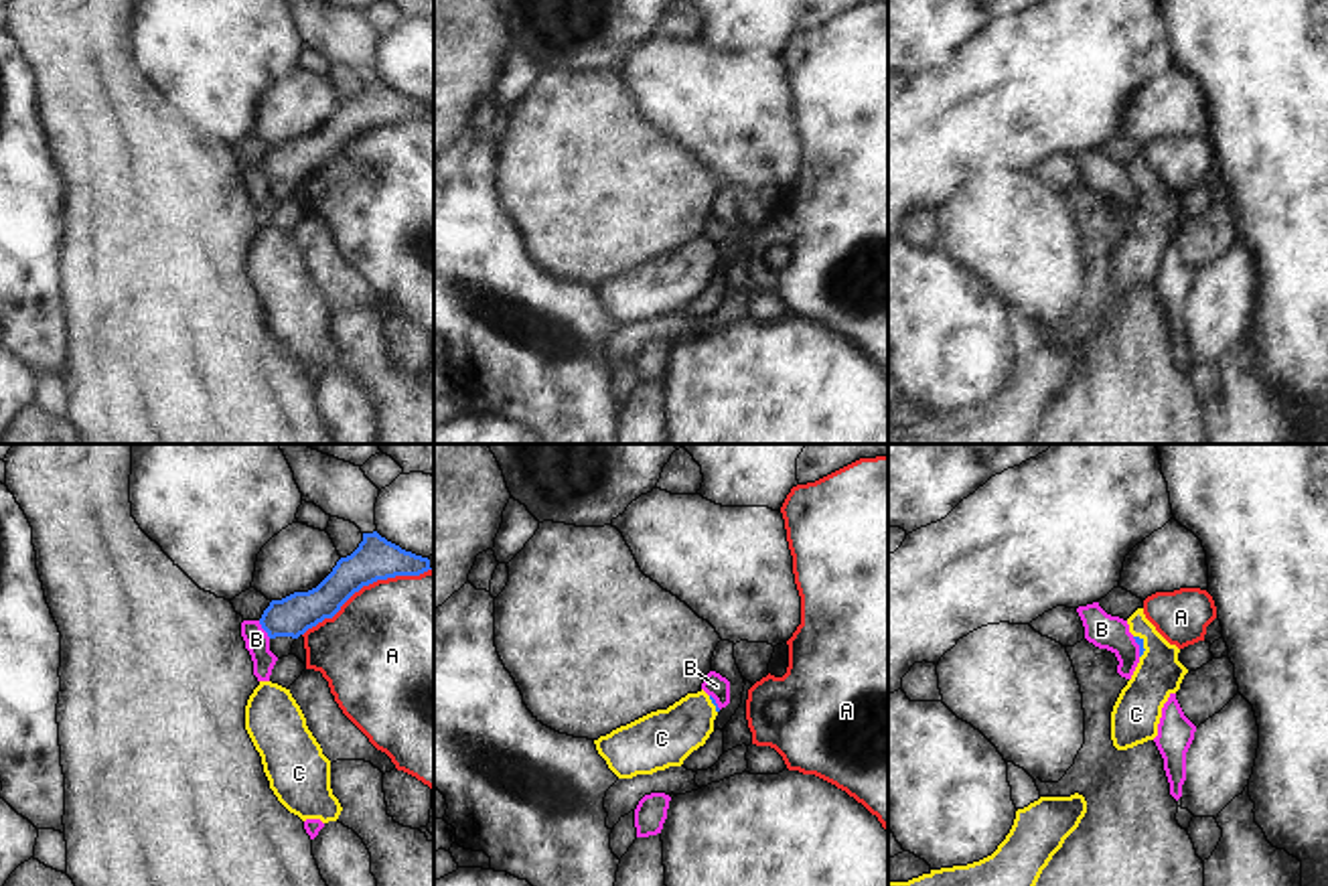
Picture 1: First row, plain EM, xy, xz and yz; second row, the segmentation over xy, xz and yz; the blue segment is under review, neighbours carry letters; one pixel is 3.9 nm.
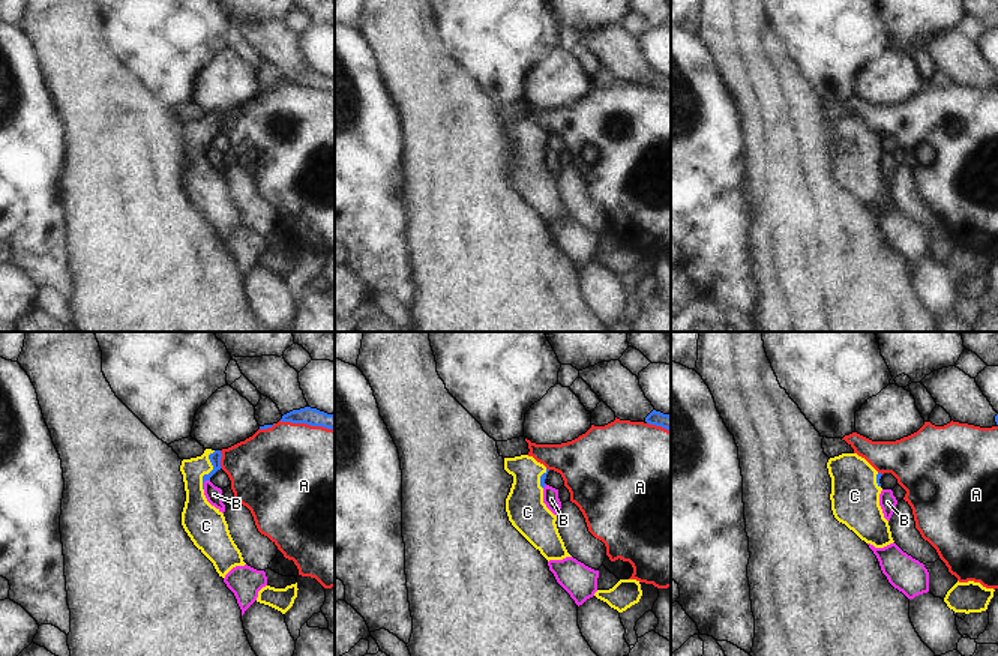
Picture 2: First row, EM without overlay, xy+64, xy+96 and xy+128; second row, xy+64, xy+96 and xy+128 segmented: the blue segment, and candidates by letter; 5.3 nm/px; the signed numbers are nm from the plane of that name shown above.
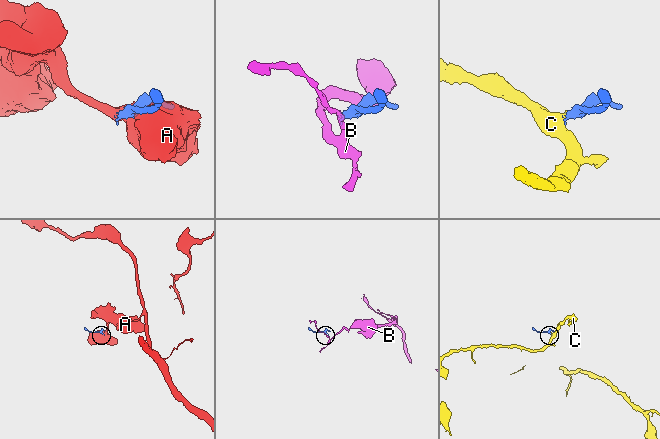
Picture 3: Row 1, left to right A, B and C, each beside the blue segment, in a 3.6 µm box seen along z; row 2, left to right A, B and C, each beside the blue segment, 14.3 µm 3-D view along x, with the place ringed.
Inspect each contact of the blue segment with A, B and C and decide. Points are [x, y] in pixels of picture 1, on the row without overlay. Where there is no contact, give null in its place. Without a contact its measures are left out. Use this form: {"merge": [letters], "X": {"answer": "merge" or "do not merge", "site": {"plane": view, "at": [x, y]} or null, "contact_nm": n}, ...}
{"merge": ["C"], "A": {"answer": "do not merge", "site": {"plane": "xy", "at": [365, 130]}, "contact_nm": 600}, "B": {"answer": "do not merge", "site": {"plane": "xy", "at": [262, 173]}, "contact_nm": 90}, "C": {"answer": "merge", "site": {"plane": "yz", "at": [1142, 191]}, "contact_nm": 100}}

